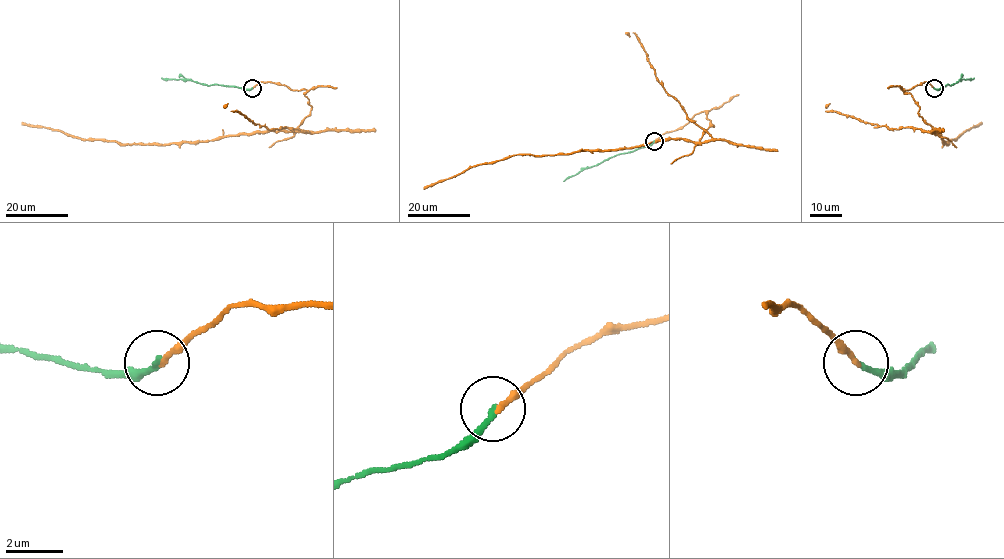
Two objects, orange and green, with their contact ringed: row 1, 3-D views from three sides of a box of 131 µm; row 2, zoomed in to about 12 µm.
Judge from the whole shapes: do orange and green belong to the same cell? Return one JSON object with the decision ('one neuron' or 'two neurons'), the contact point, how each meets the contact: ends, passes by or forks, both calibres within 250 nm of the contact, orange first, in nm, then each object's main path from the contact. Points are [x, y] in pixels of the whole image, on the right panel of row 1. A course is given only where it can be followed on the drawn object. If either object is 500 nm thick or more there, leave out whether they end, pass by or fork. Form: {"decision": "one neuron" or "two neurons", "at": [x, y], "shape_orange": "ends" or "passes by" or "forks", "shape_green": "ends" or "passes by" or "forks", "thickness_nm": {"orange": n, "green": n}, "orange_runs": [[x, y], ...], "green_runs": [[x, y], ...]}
{"decision": "one neuron", "at": [934, 88], "shape_orange": "ends", "shape_green": "ends", "thickness_nm": {"orange": 220, "green": 200}, "orange_runs": [[934, 88], [924, 82], [904, 92], [911, 94], [919, 107], [918, 113], [943, 142], [949, 144], [982, 122]], "green_runs": [[934, 88], [974, 78]]}

